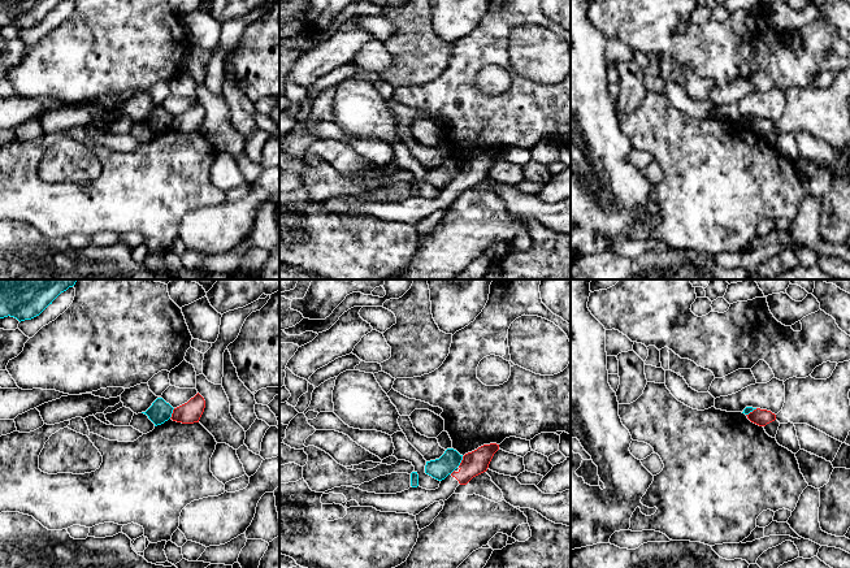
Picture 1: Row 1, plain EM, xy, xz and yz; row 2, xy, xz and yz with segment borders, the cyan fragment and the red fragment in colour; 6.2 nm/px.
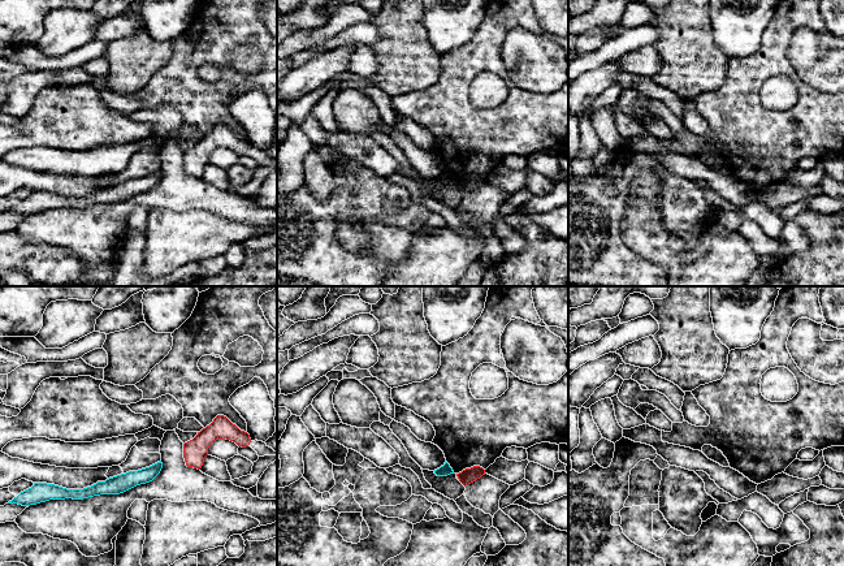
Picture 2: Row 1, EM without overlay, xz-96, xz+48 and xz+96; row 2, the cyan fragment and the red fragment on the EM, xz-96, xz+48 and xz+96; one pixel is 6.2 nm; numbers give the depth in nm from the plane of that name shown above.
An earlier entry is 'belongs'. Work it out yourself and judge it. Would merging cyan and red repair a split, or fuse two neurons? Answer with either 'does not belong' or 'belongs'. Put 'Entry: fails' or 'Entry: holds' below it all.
does not belong
Entry: fails

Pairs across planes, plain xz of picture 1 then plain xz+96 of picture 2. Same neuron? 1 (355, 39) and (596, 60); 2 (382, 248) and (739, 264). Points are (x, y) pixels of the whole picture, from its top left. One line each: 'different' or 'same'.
1: different
2: different

